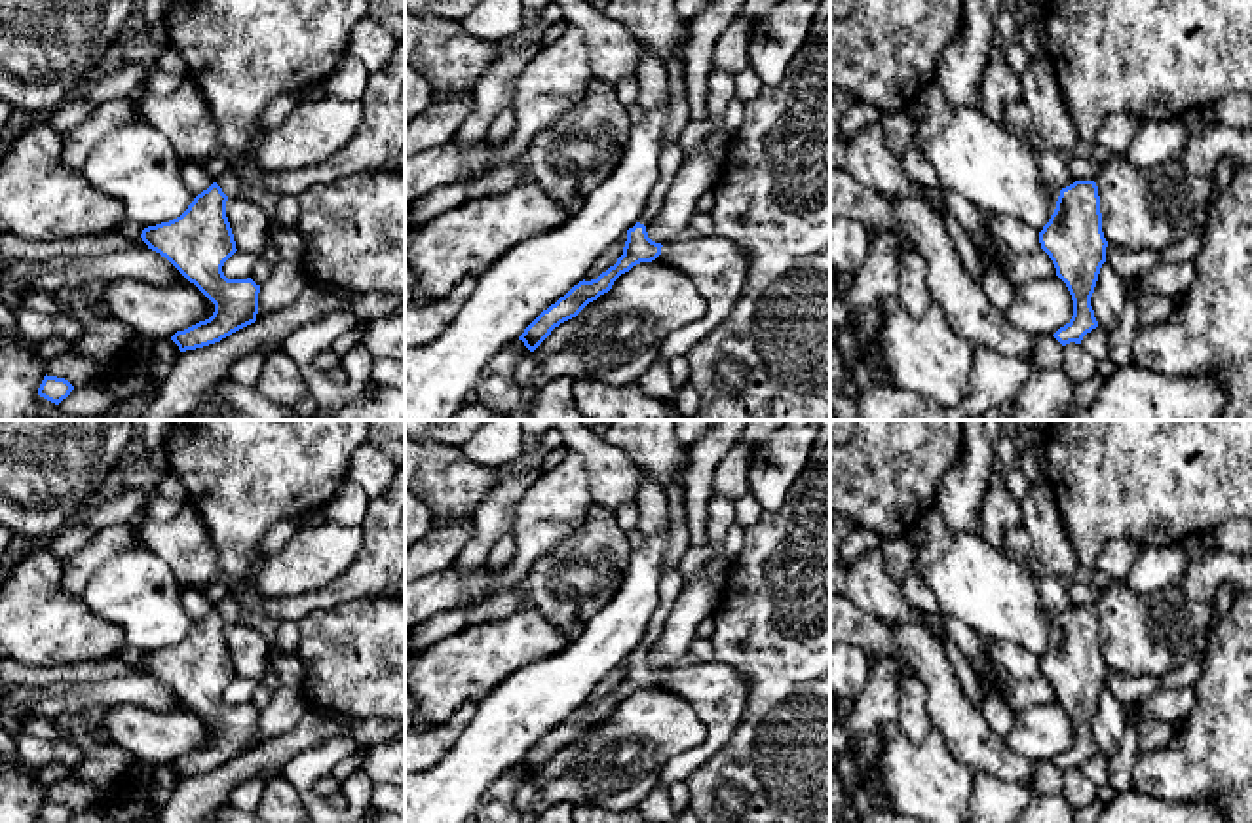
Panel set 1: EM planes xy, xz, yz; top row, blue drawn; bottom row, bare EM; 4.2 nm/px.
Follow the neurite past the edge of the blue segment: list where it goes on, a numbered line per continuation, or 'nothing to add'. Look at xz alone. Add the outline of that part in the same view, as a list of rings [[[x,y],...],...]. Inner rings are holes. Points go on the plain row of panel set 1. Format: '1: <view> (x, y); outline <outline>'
1: xz (719, 694); outline [[[699,661],[665,669],[659,682],[692,703],[707,728],[703,743],[671,756],[661,768],[659,787],[669,789],[730,741],[747,707],[747,680],[728,663]]]

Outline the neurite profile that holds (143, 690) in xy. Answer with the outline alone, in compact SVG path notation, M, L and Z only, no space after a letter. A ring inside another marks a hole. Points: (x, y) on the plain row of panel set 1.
M133 673L99 682L53 682L49 686L11 686L4 694L6 709L23 709L30 718L80 715L89 705L135 705L148 711L171 711L184 701L160 679Z

